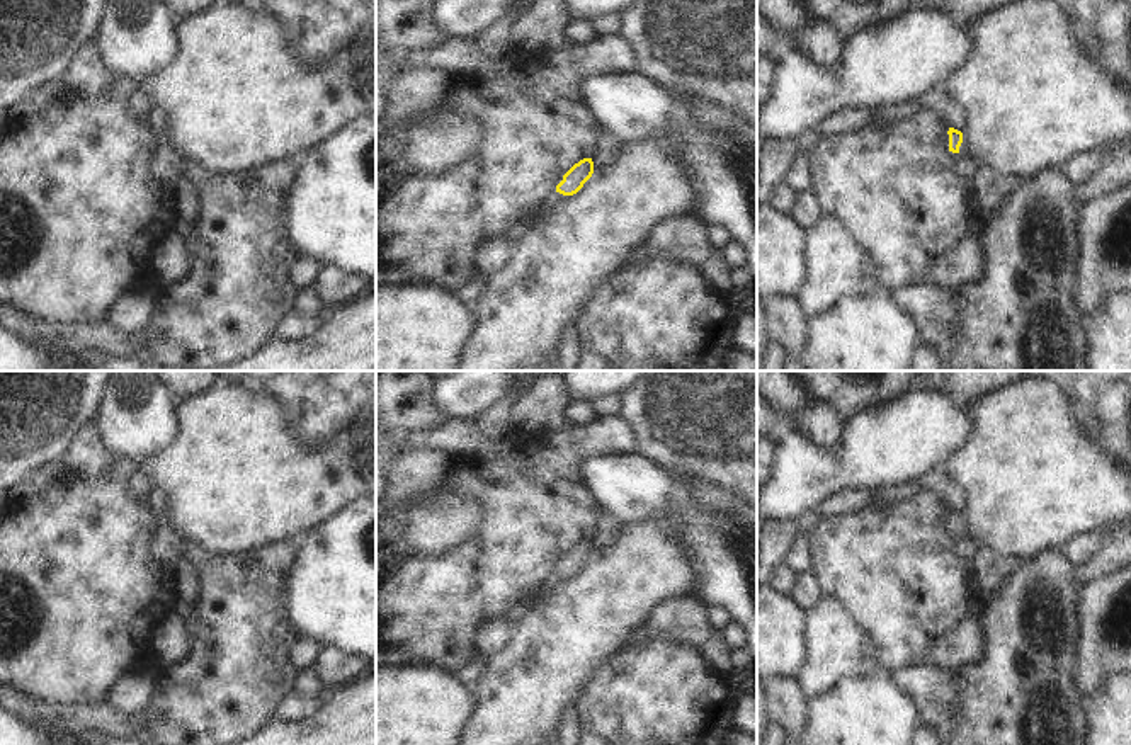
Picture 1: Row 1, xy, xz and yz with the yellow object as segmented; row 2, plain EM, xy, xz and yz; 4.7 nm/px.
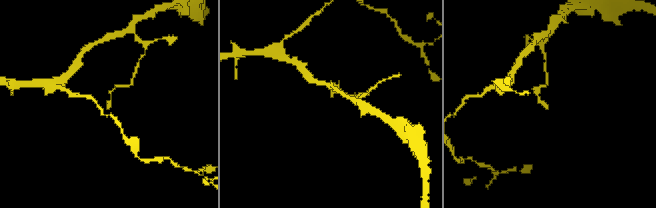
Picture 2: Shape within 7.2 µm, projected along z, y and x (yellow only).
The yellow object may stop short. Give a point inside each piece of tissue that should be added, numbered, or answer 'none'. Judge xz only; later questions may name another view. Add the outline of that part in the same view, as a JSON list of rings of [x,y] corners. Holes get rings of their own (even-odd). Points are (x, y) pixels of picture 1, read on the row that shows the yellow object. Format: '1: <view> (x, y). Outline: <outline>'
1: xz (555, 199). Outline: [[[553,192],[551,197],[541,206],[537,214],[524,223],[519,223],[510,233],[510,240],[514,245],[524,238],[527,231],[531,231],[541,218],[548,216],[563,199],[563,194]]]

